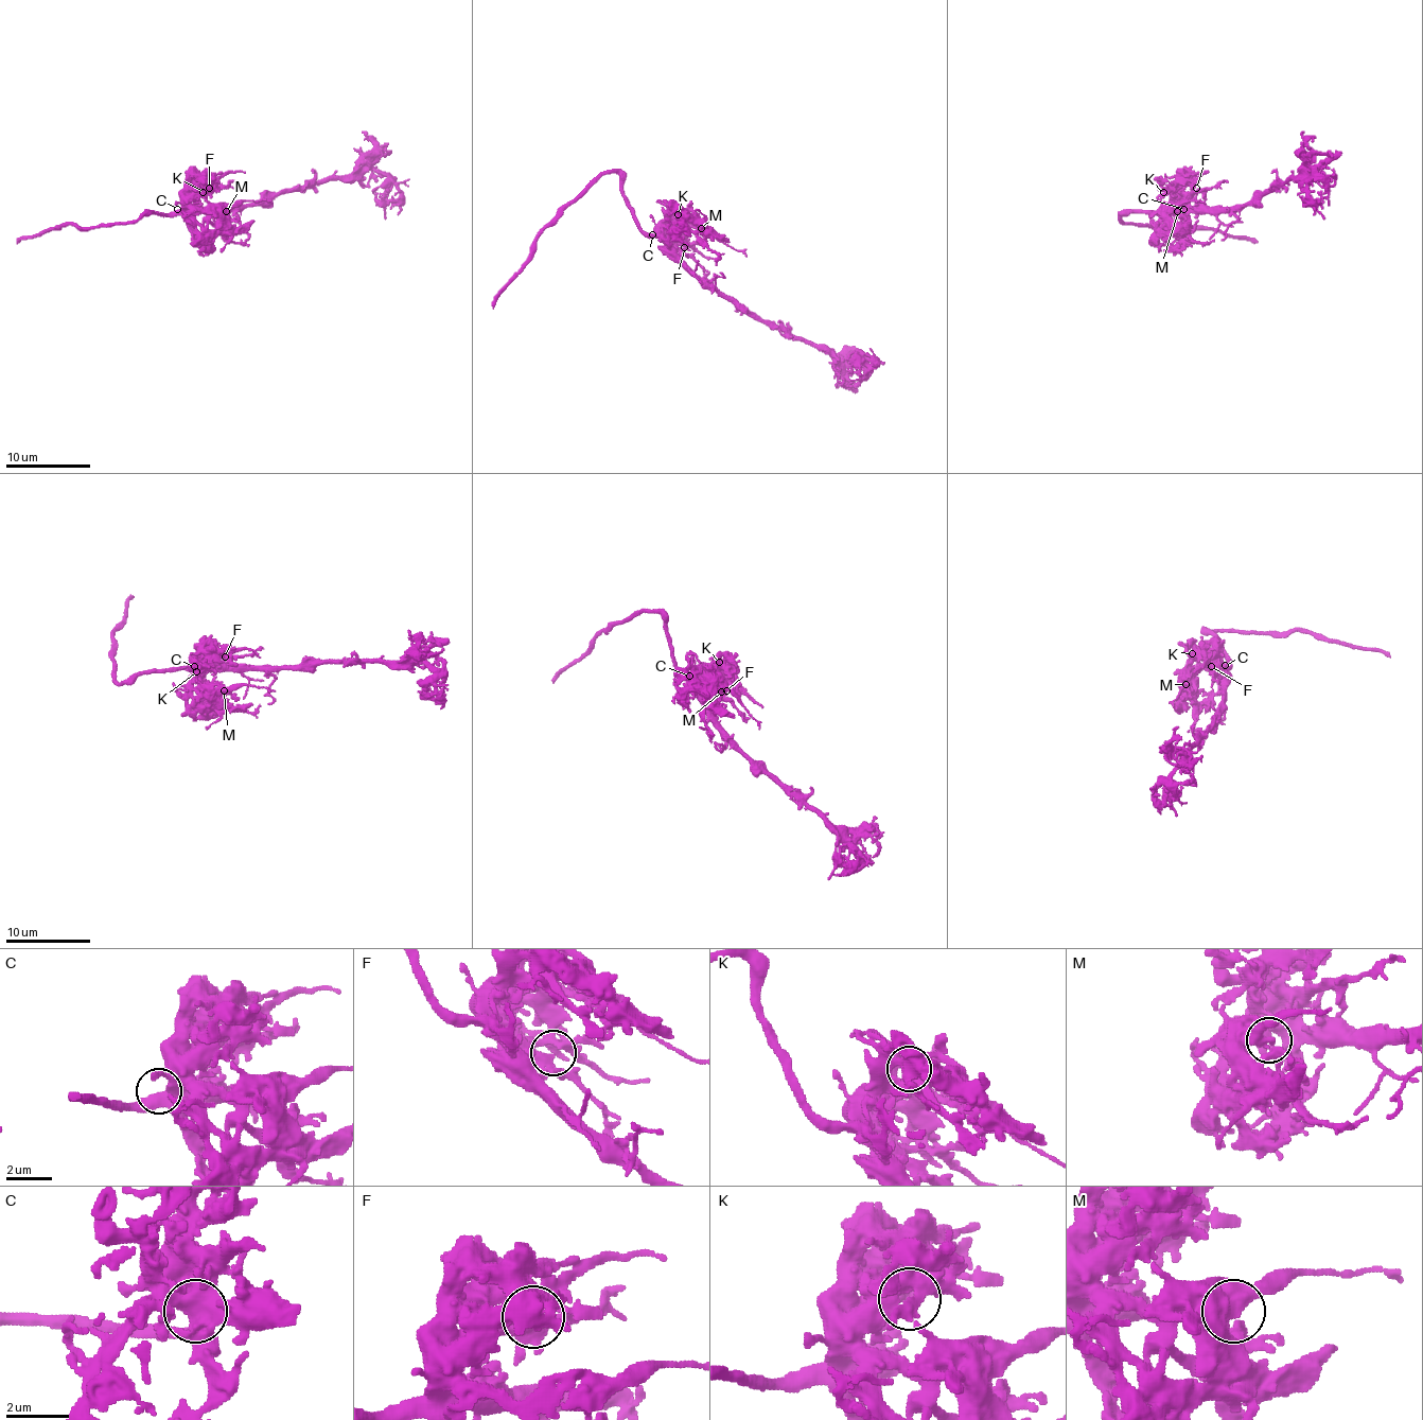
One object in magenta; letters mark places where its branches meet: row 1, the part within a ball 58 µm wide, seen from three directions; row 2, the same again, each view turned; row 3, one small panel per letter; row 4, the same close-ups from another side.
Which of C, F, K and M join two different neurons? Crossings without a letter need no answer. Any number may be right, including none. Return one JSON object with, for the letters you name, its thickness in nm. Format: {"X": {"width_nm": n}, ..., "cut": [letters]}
{"cut": []}

